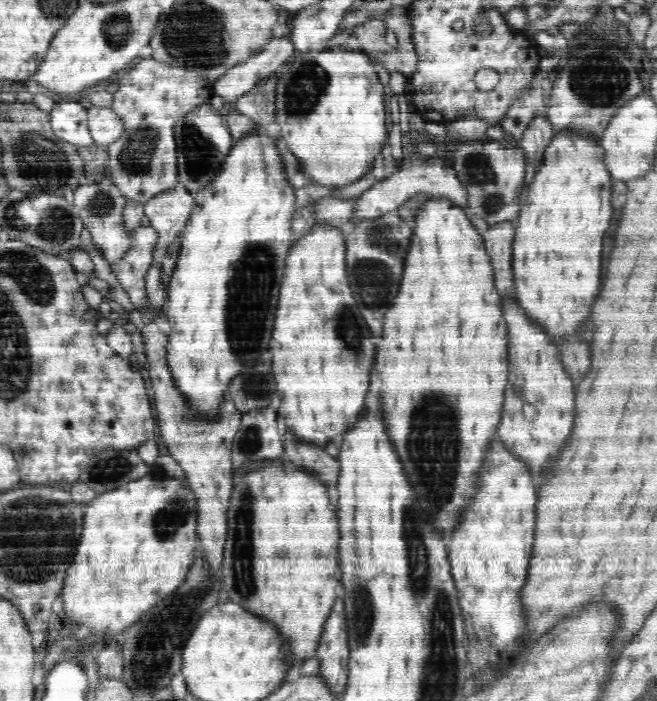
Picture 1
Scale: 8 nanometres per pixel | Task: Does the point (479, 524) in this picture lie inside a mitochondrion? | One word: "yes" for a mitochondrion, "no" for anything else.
no

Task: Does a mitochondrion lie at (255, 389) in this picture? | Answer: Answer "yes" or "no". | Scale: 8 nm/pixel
yes

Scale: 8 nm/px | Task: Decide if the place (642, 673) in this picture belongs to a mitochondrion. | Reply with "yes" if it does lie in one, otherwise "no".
no

